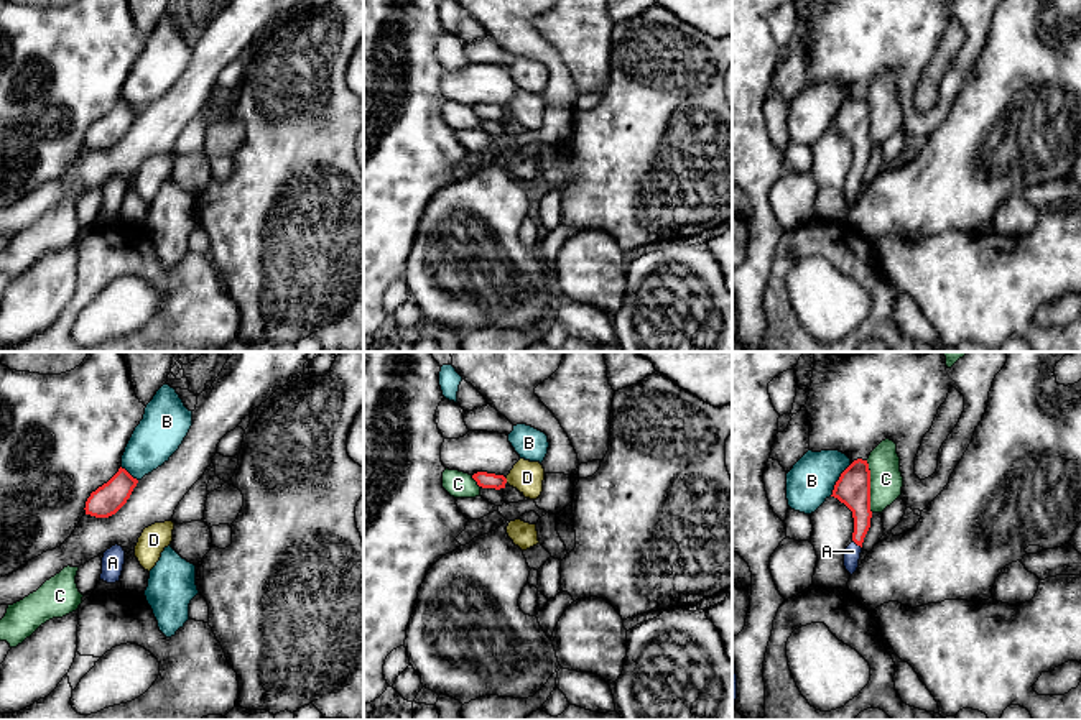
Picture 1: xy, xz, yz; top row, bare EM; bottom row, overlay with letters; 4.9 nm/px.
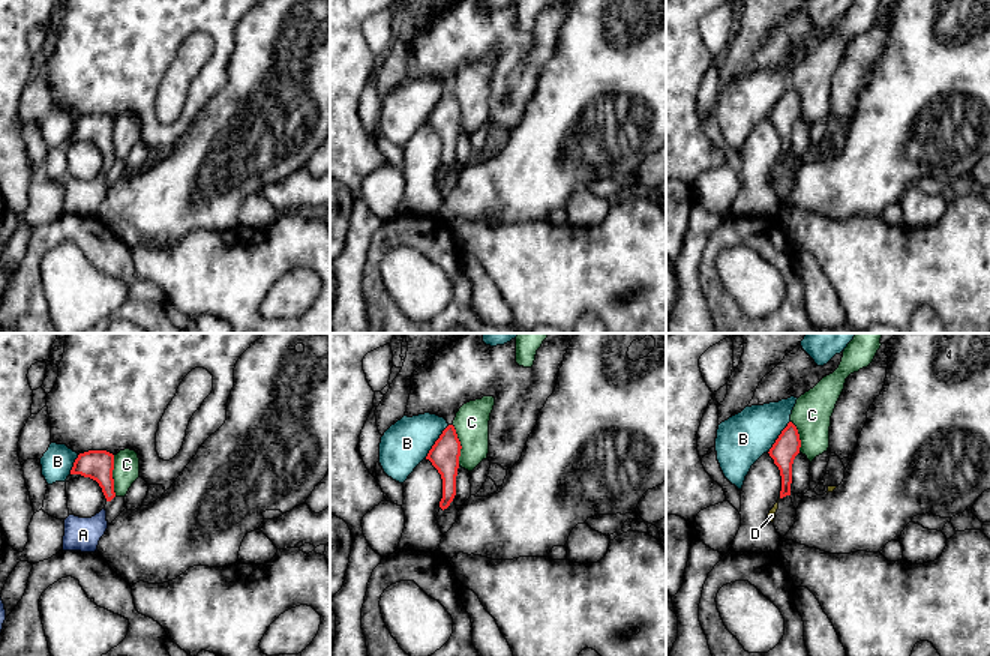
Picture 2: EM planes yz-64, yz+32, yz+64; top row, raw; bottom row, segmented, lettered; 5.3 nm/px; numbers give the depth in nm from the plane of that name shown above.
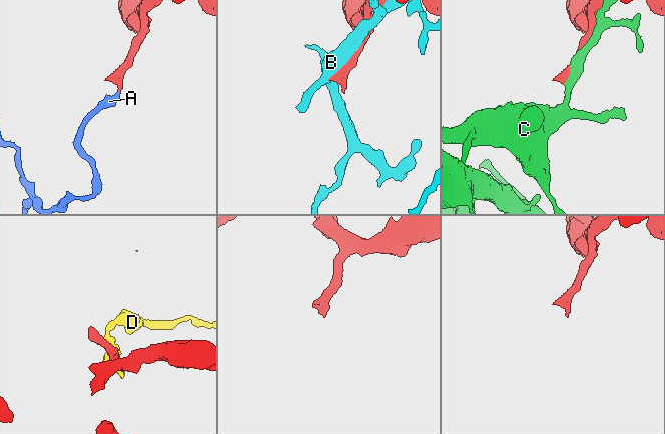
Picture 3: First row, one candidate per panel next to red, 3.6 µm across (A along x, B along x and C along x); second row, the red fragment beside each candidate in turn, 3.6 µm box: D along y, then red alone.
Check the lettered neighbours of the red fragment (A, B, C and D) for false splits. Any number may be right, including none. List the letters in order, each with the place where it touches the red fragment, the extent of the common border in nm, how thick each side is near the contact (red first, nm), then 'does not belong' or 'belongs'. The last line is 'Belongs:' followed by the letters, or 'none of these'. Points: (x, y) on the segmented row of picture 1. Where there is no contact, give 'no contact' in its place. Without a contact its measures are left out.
A: contact yz (858, 544); length 60 nm; calibres 150 and 80 nm; belongs
B: contact yz (838, 480); length 190 nm; calibres 170 and 220 nm; does not belong
C: contact yz (869, 487); length 260 nm; calibres 170 and 160 nm; does not belong
D: contact xz (505, 480); length 40 nm; calibres 80 and 160 nm; does not belong
Belongs: A

